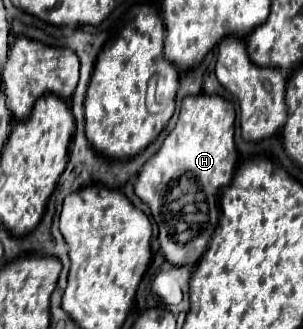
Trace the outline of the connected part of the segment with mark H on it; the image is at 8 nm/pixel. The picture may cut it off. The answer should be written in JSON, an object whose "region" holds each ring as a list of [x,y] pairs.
{"region":[[[194,95],[182,103],[180,119],[162,149],[142,167],[134,191],[152,211],[164,259],[174,267],[196,265],[218,225],[218,193],[236,169],[234,103],[220,95]]]}

